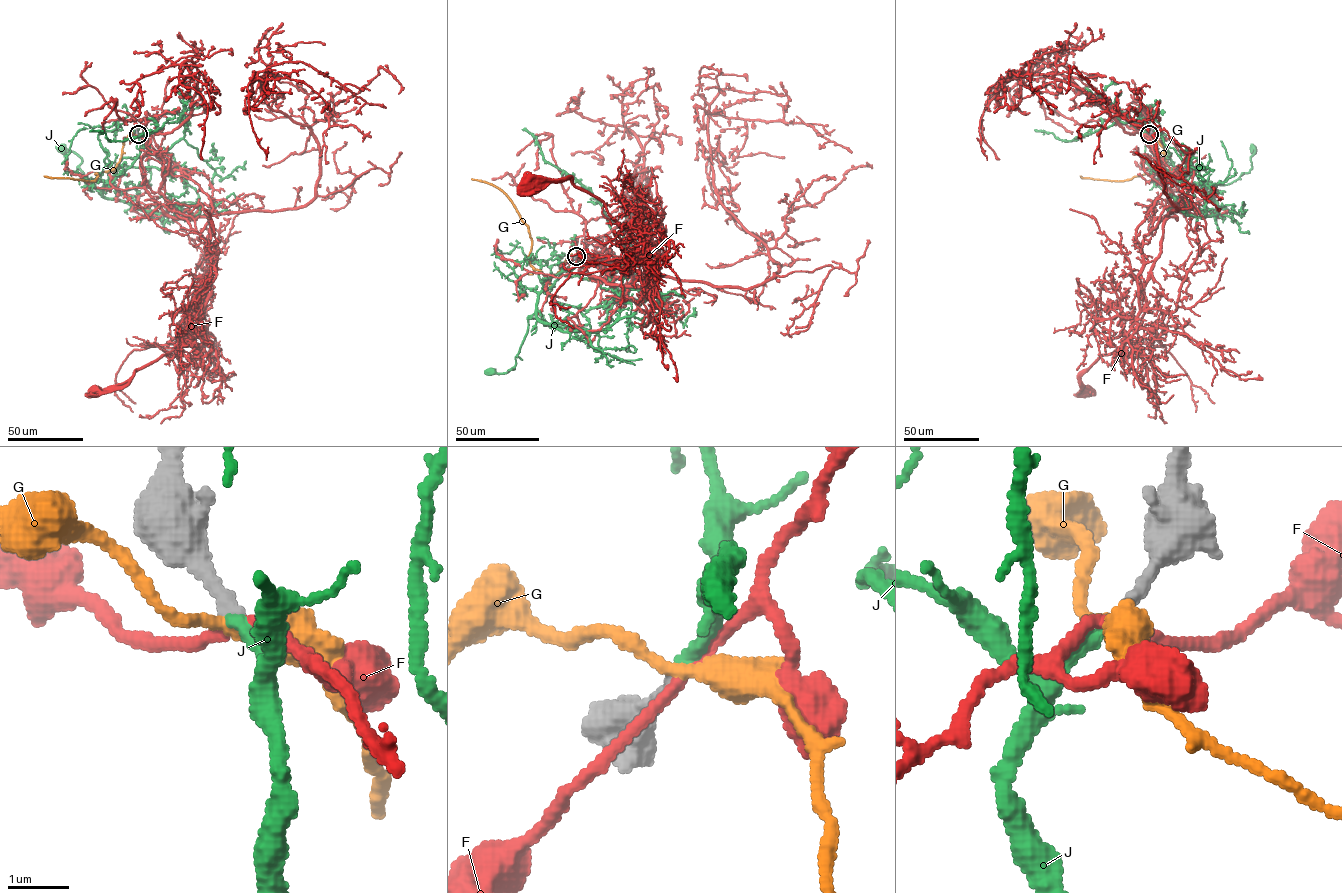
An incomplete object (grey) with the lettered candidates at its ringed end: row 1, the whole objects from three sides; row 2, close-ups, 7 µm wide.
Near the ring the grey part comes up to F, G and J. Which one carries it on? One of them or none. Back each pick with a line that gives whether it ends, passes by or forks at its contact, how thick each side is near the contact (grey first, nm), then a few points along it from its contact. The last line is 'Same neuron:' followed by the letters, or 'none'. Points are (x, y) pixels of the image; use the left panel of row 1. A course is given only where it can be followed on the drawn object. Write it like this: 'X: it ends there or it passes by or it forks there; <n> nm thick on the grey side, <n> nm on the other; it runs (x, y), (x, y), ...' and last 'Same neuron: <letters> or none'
J: it ends there; 220 nm thick on the grey side, 200 nm on the other; it runs (138, 134), (139, 156), (113, 181), (108, 179), (101, 192), (83, 176), (82, 159), (62, 148)
Same neuron: J

